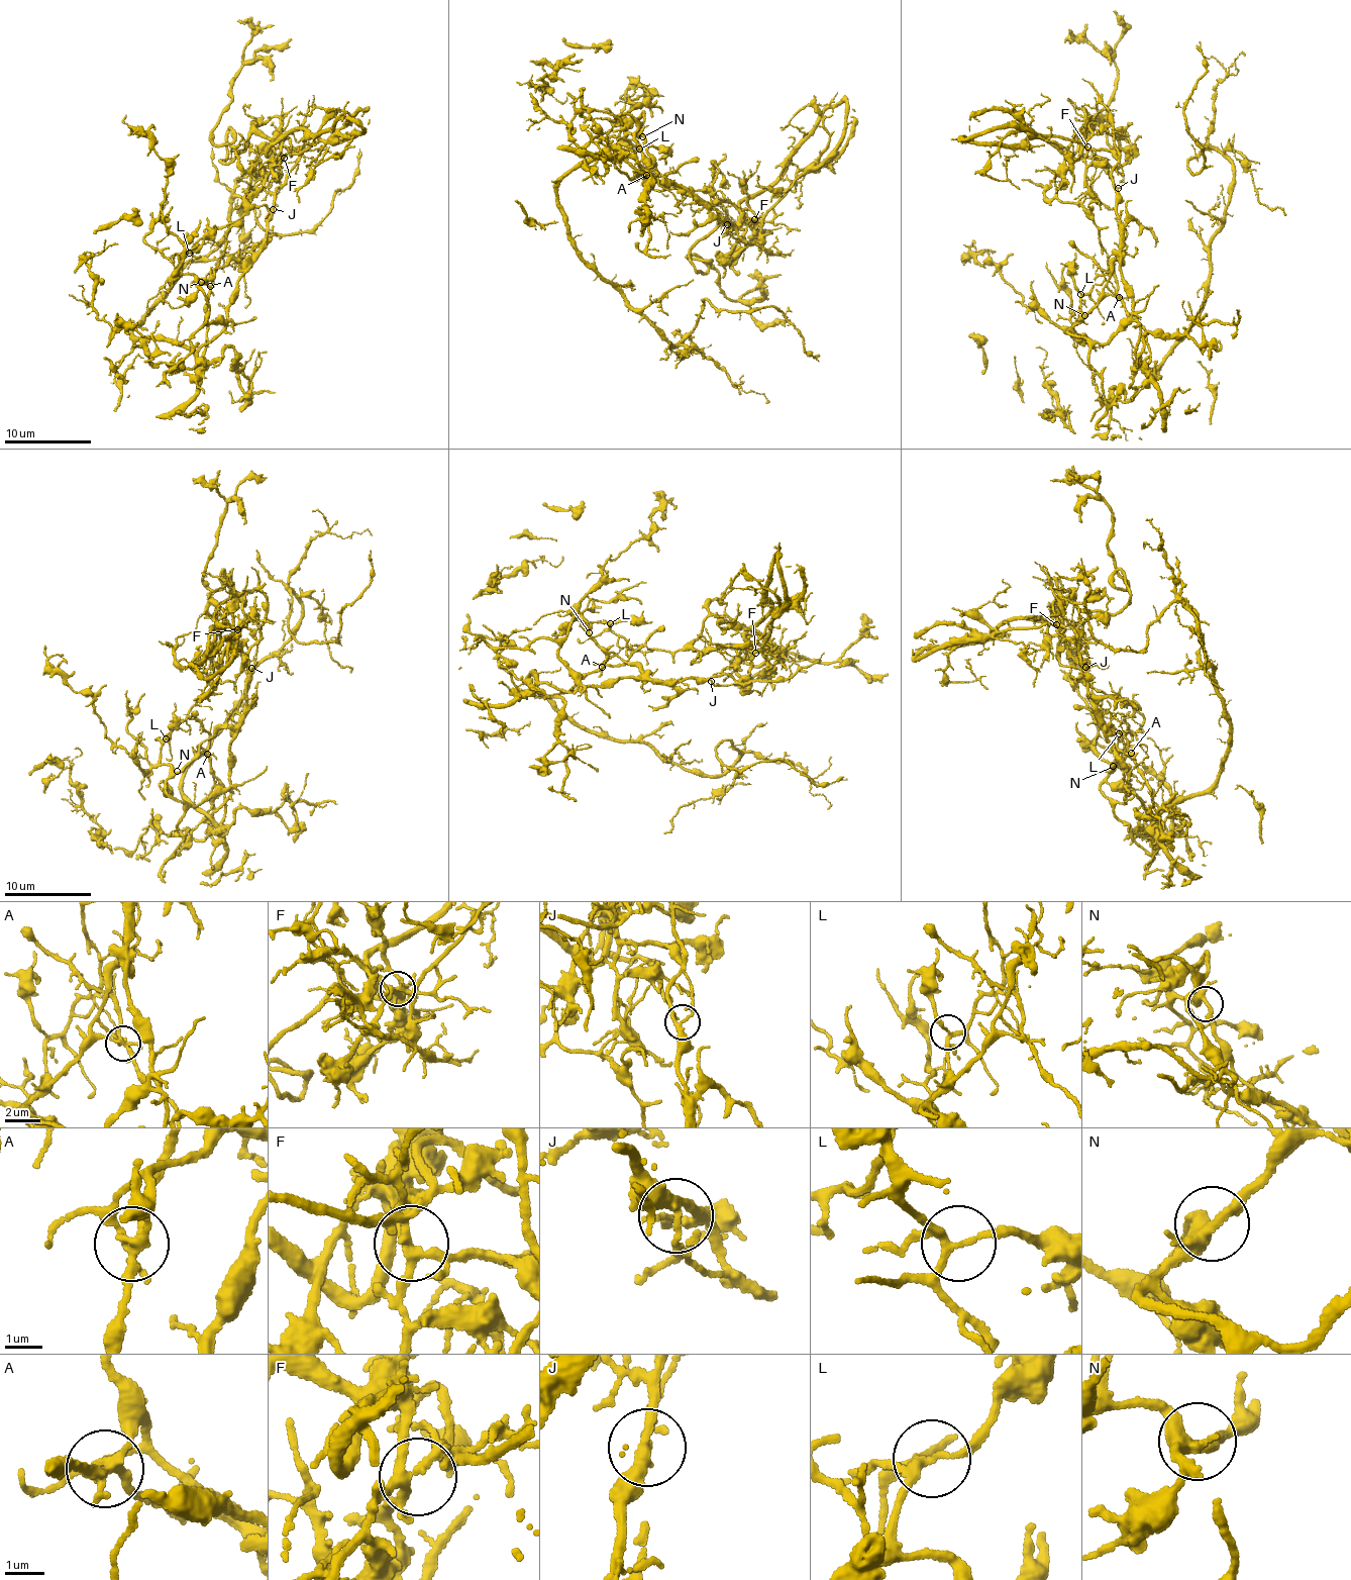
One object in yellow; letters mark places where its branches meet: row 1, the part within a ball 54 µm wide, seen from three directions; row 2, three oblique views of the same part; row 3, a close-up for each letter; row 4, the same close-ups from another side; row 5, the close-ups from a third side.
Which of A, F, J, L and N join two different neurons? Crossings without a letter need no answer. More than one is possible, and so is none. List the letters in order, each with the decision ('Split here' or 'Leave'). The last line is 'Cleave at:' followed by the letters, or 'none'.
A: Split here
F: Leave
J: Split here
L: Leave
N: Leave
Cleave at: A, J

